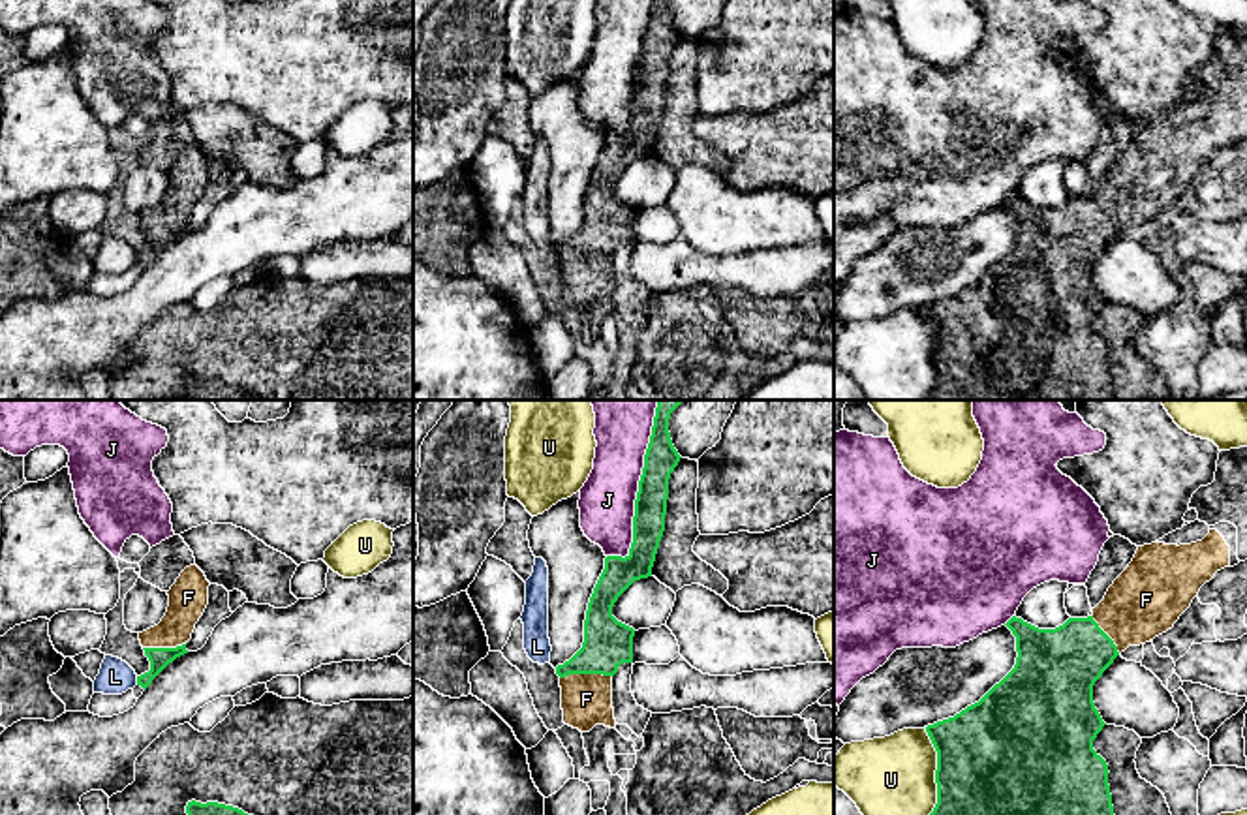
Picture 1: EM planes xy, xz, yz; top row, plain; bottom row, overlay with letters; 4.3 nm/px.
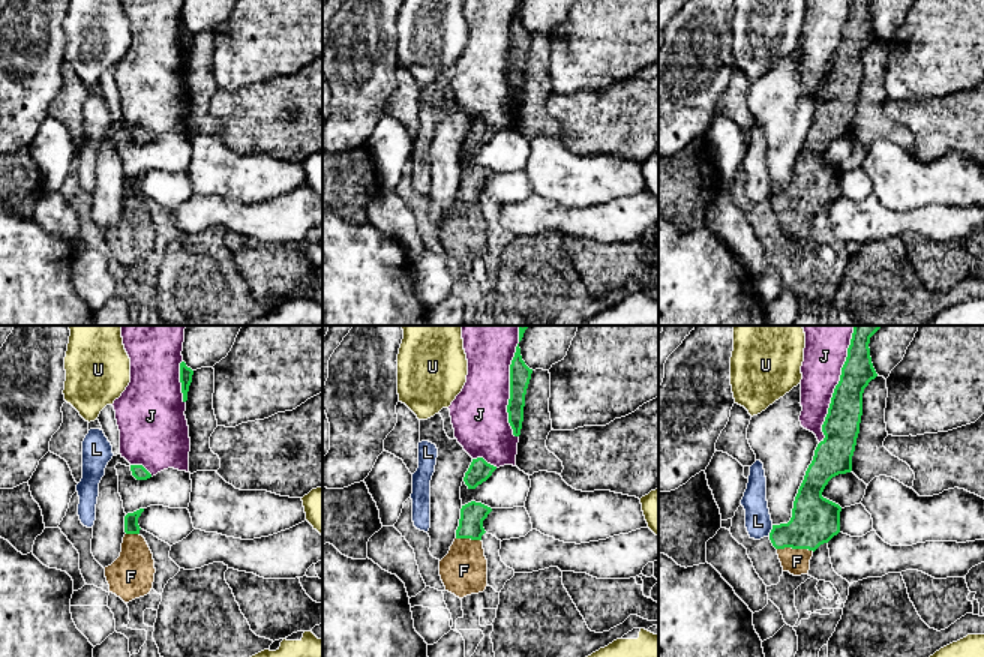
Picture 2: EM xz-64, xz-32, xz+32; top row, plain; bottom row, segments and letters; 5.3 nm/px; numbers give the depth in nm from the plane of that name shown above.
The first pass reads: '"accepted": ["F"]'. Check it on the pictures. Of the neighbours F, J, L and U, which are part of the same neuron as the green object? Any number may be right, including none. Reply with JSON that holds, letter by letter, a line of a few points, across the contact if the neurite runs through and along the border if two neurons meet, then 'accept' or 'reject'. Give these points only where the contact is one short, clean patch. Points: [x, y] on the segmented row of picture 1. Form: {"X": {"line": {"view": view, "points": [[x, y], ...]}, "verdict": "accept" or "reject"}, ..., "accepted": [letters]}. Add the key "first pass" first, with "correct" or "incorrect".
{"first pass": "correct", "F": {"line": {"view": "xz", "points": [[607, 643], [600, 658], [585, 673], [586, 699]]}, "verdict": "accept"}, "J": {"verdict": "reject"}, "L": {"line": {"view": "xy", "points": [[136, 676], [138, 684]]}, "verdict": "reject"}, "U": {"verdict": "reject"}, "accepted": ["F"]}

